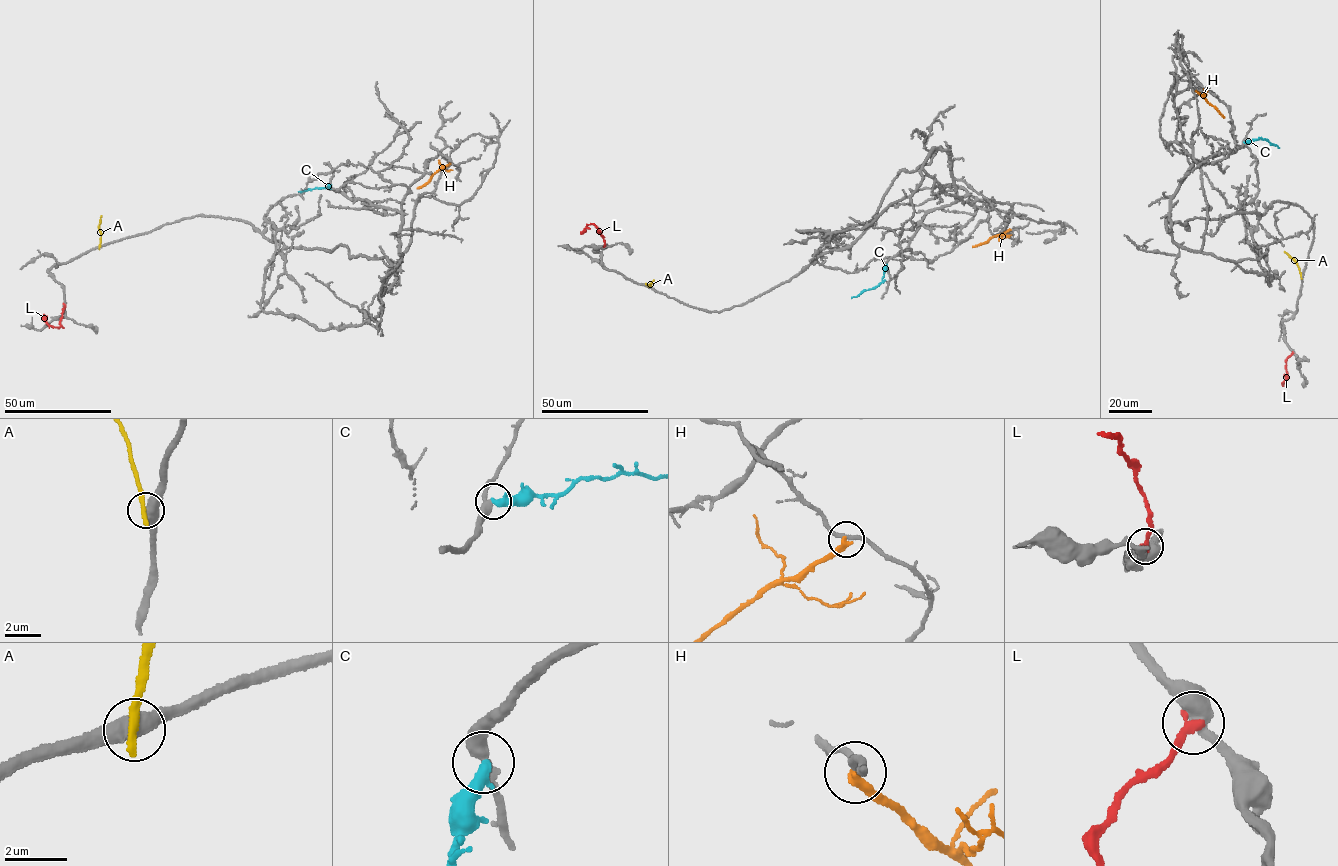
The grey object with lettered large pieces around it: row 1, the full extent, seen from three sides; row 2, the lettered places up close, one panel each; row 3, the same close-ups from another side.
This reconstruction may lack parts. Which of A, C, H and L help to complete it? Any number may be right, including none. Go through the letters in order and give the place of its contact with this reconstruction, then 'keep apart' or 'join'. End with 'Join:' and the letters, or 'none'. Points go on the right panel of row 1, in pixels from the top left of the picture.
A: contact (1301, 277); keep apart
C: contact (1244, 142); join
H: contact (1196, 90); keep apart
L: contact (1293, 352); keep apart
Join: C

